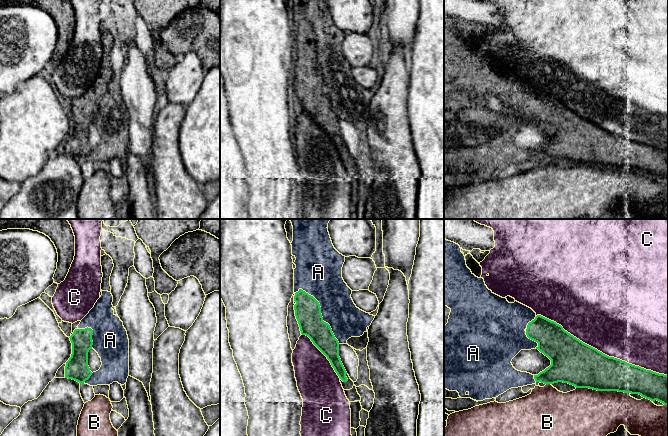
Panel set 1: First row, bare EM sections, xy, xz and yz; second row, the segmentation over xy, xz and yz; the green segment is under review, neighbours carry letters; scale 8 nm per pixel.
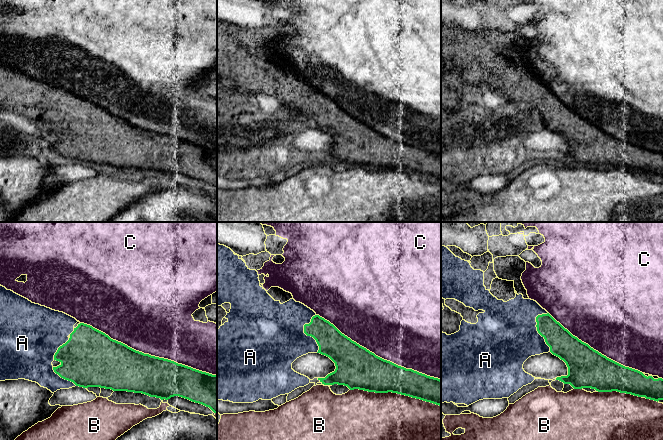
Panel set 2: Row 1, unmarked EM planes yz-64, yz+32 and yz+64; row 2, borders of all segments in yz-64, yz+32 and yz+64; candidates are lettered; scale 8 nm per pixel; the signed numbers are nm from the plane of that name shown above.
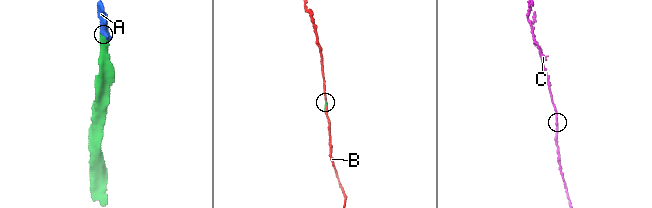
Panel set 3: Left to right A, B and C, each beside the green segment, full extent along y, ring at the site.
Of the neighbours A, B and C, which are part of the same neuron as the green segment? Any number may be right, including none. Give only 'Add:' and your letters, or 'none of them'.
Add: A

